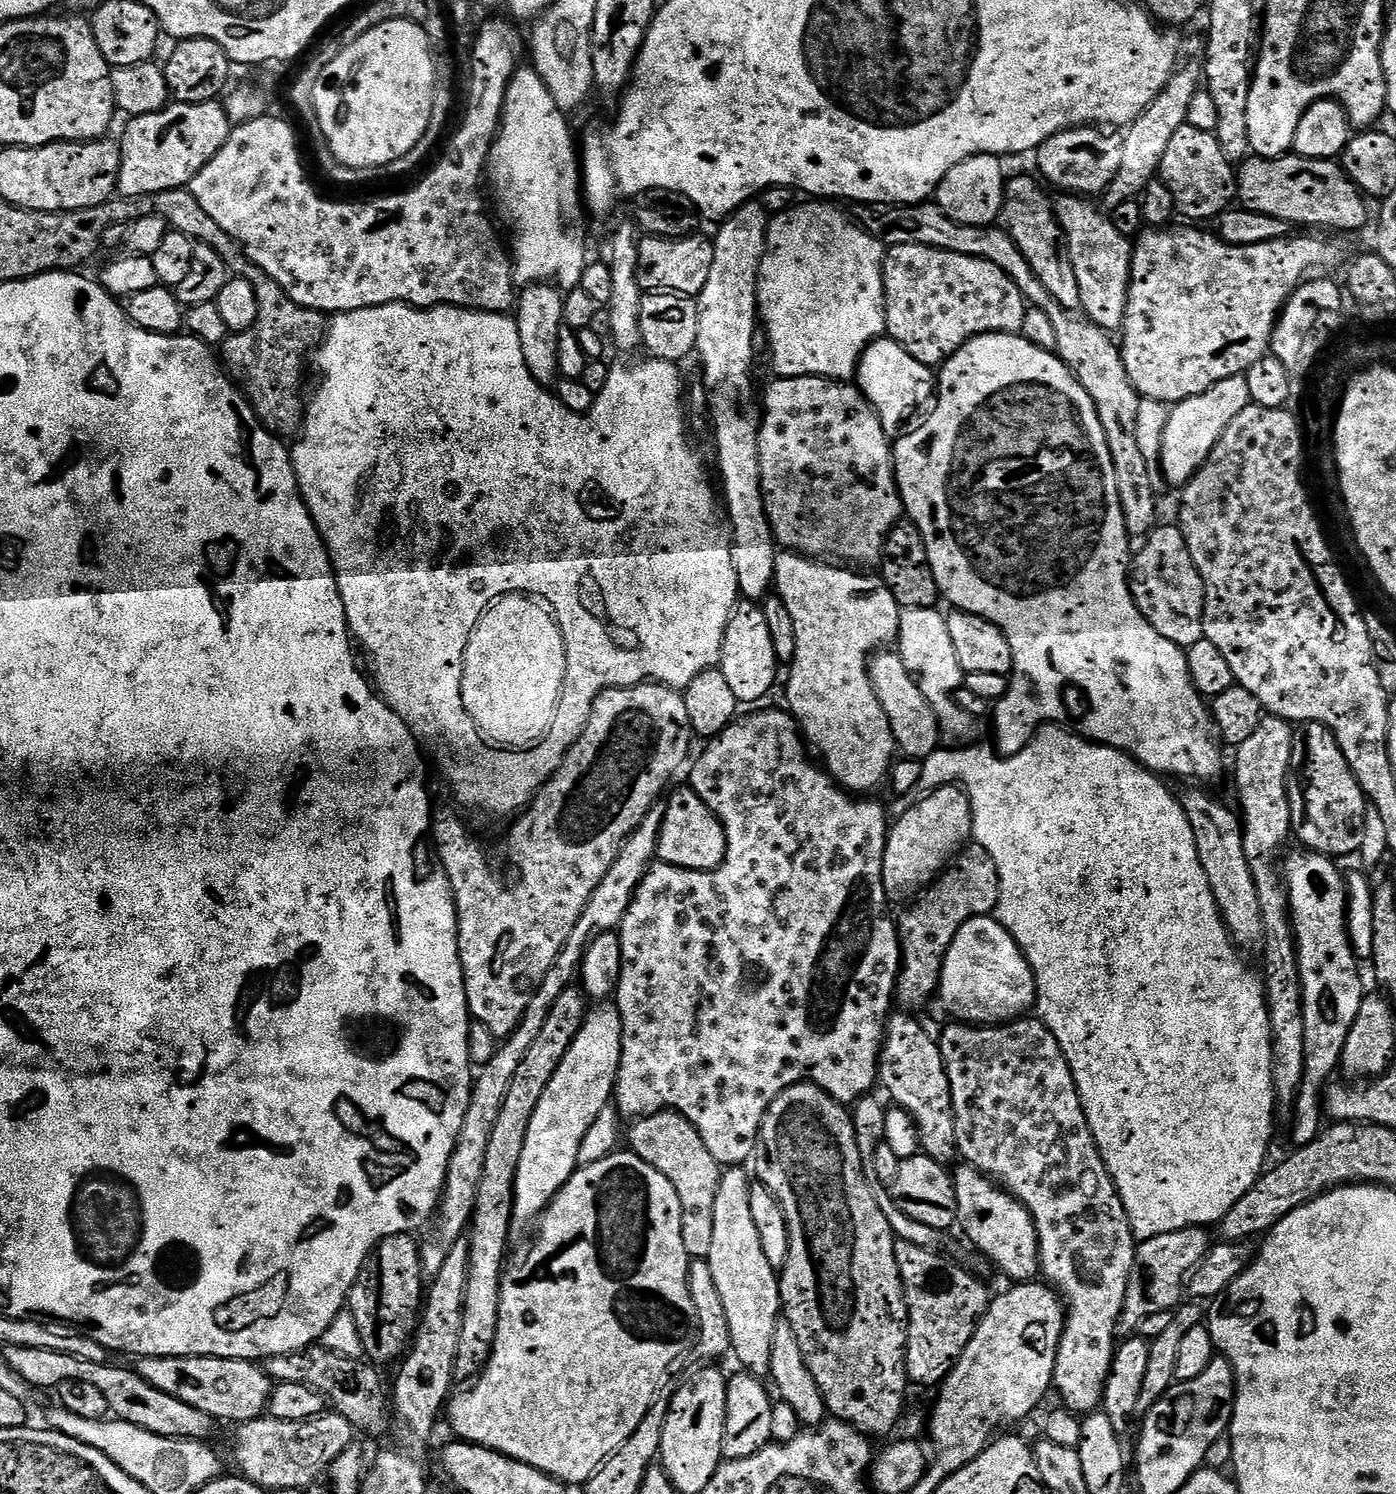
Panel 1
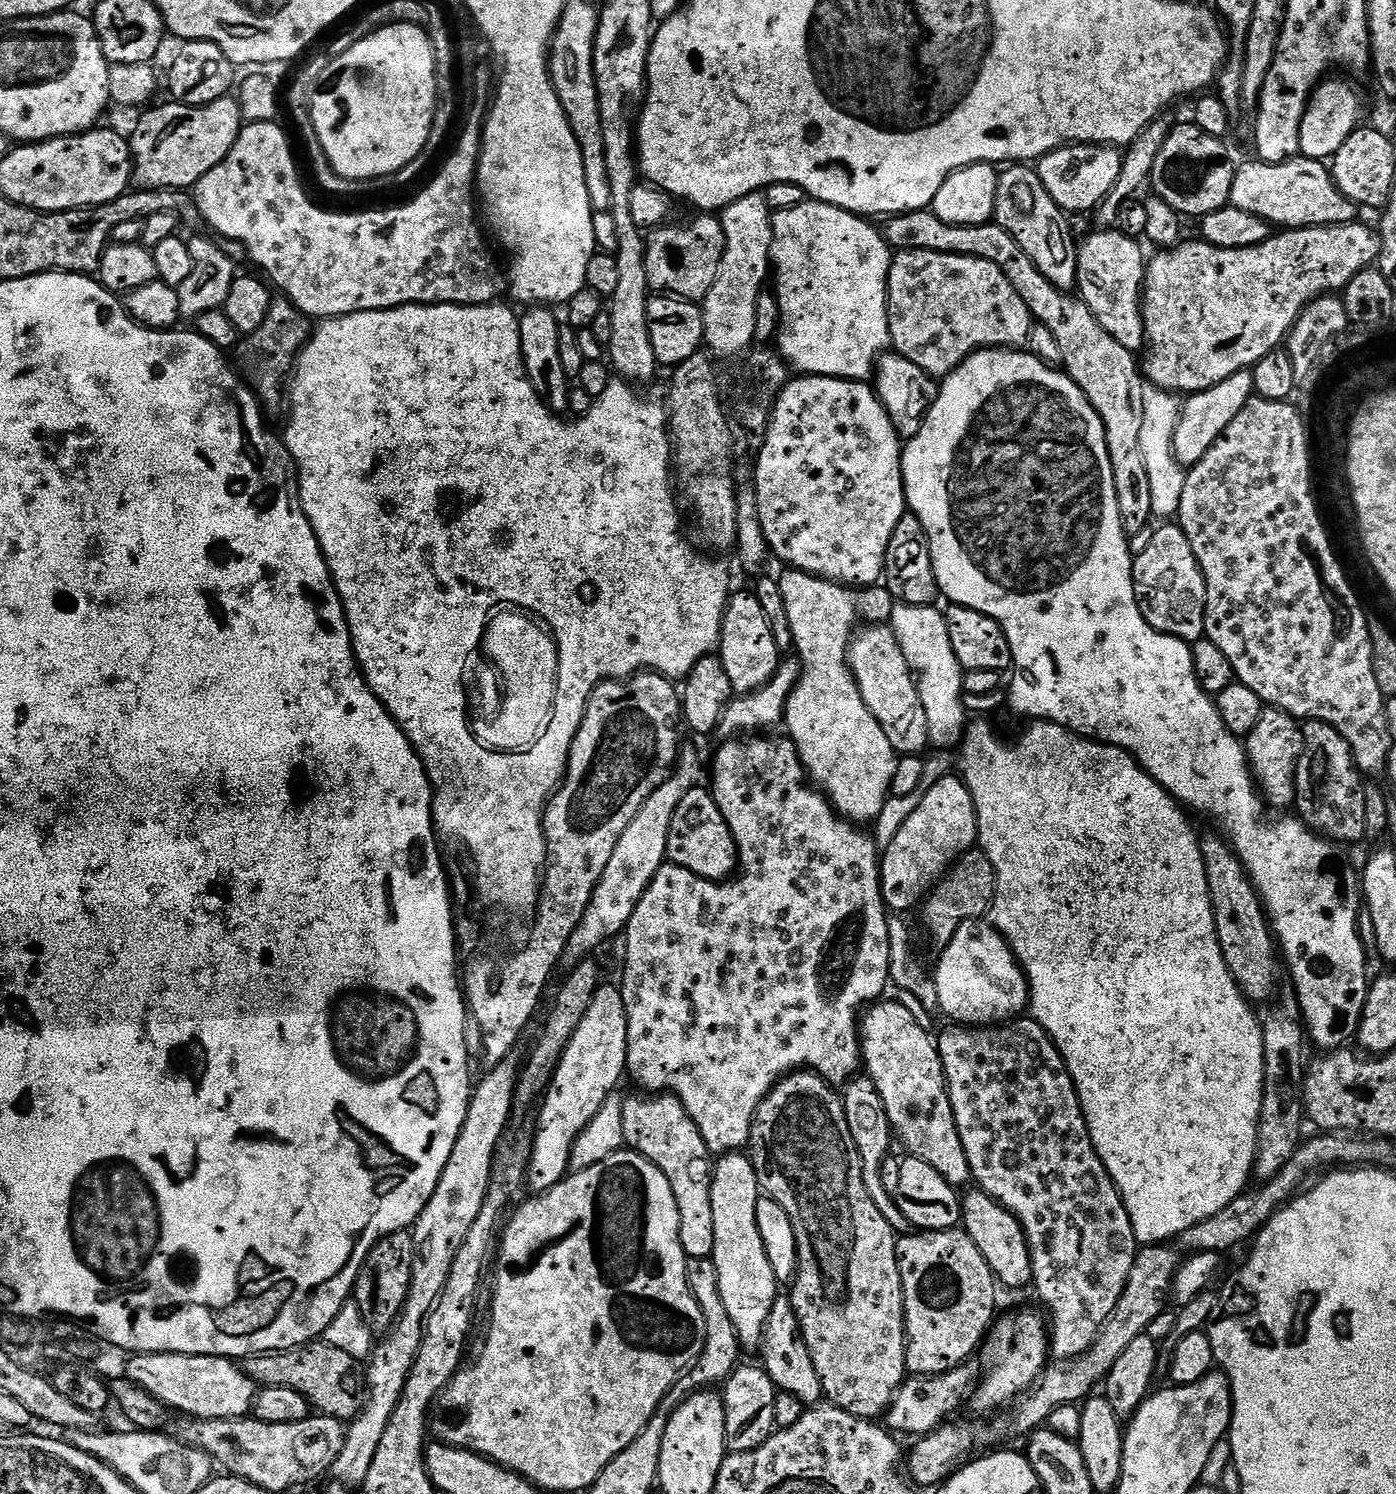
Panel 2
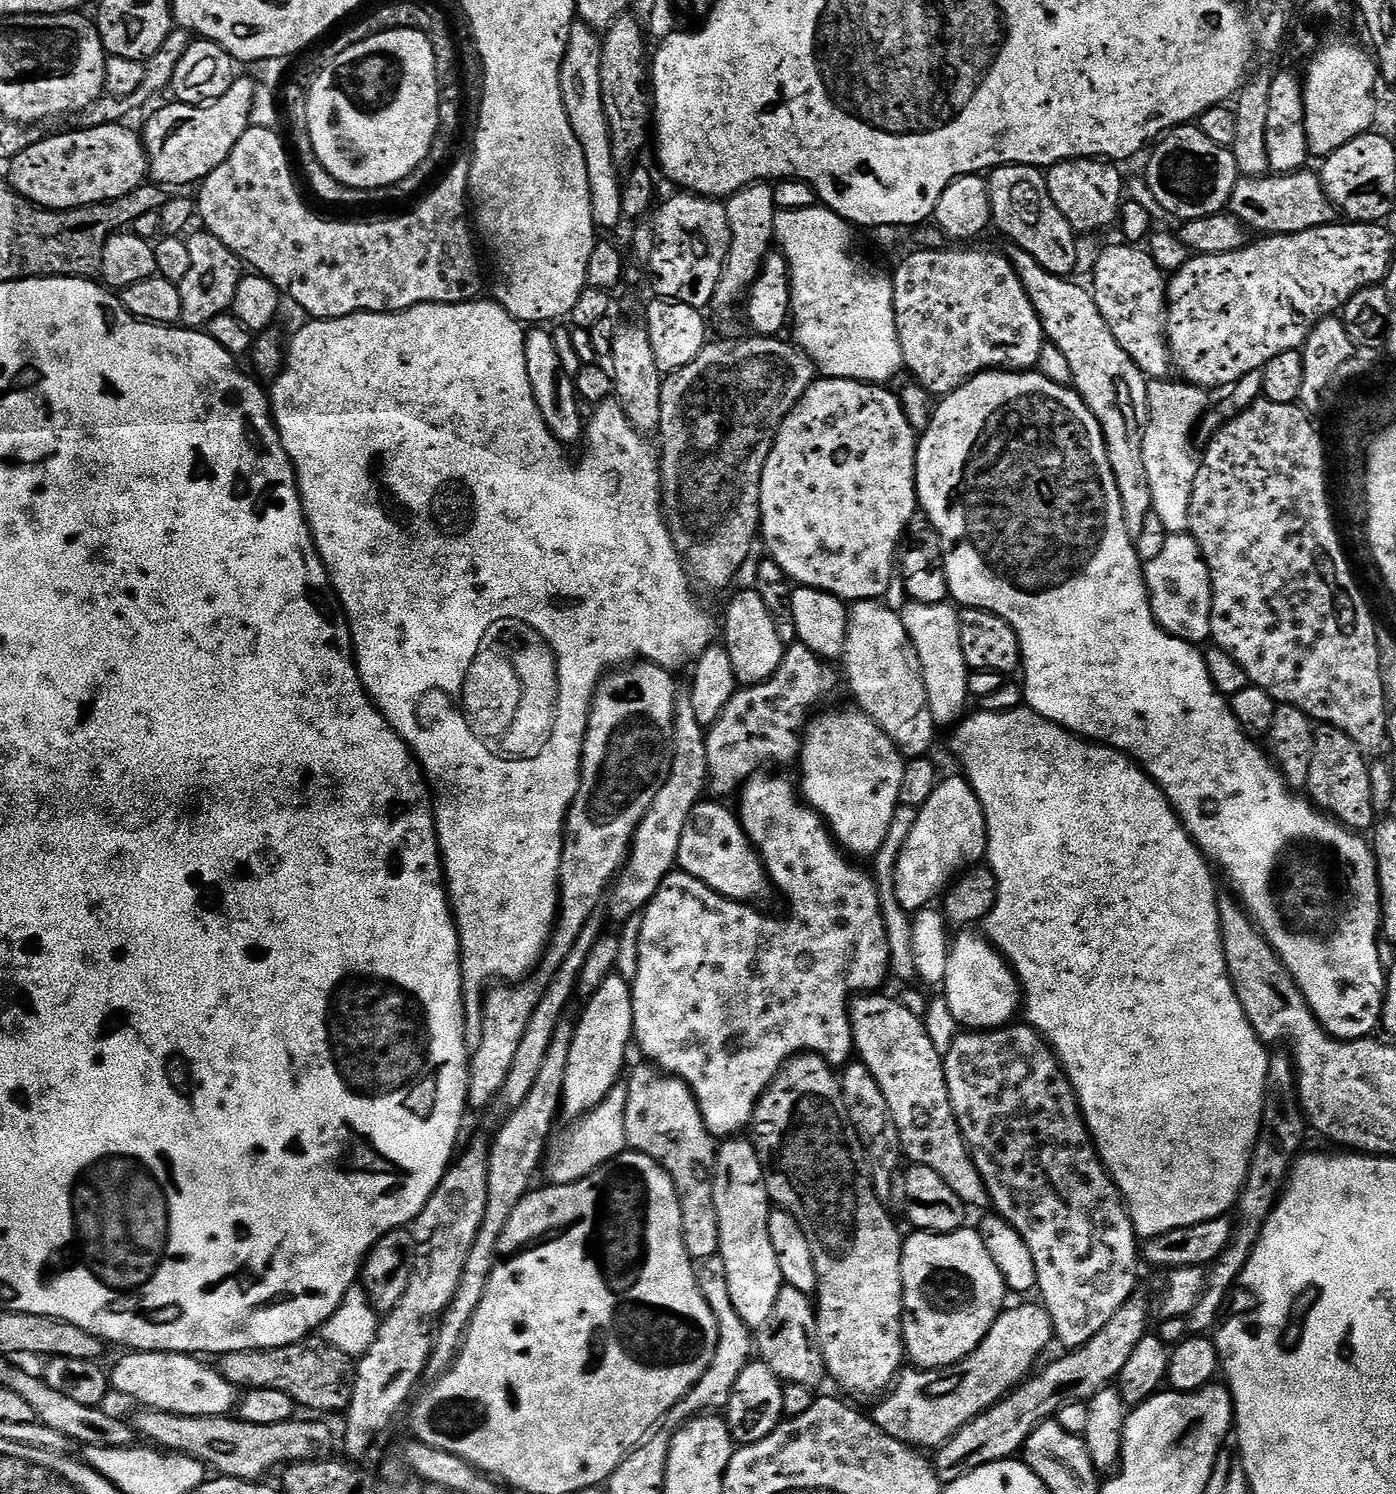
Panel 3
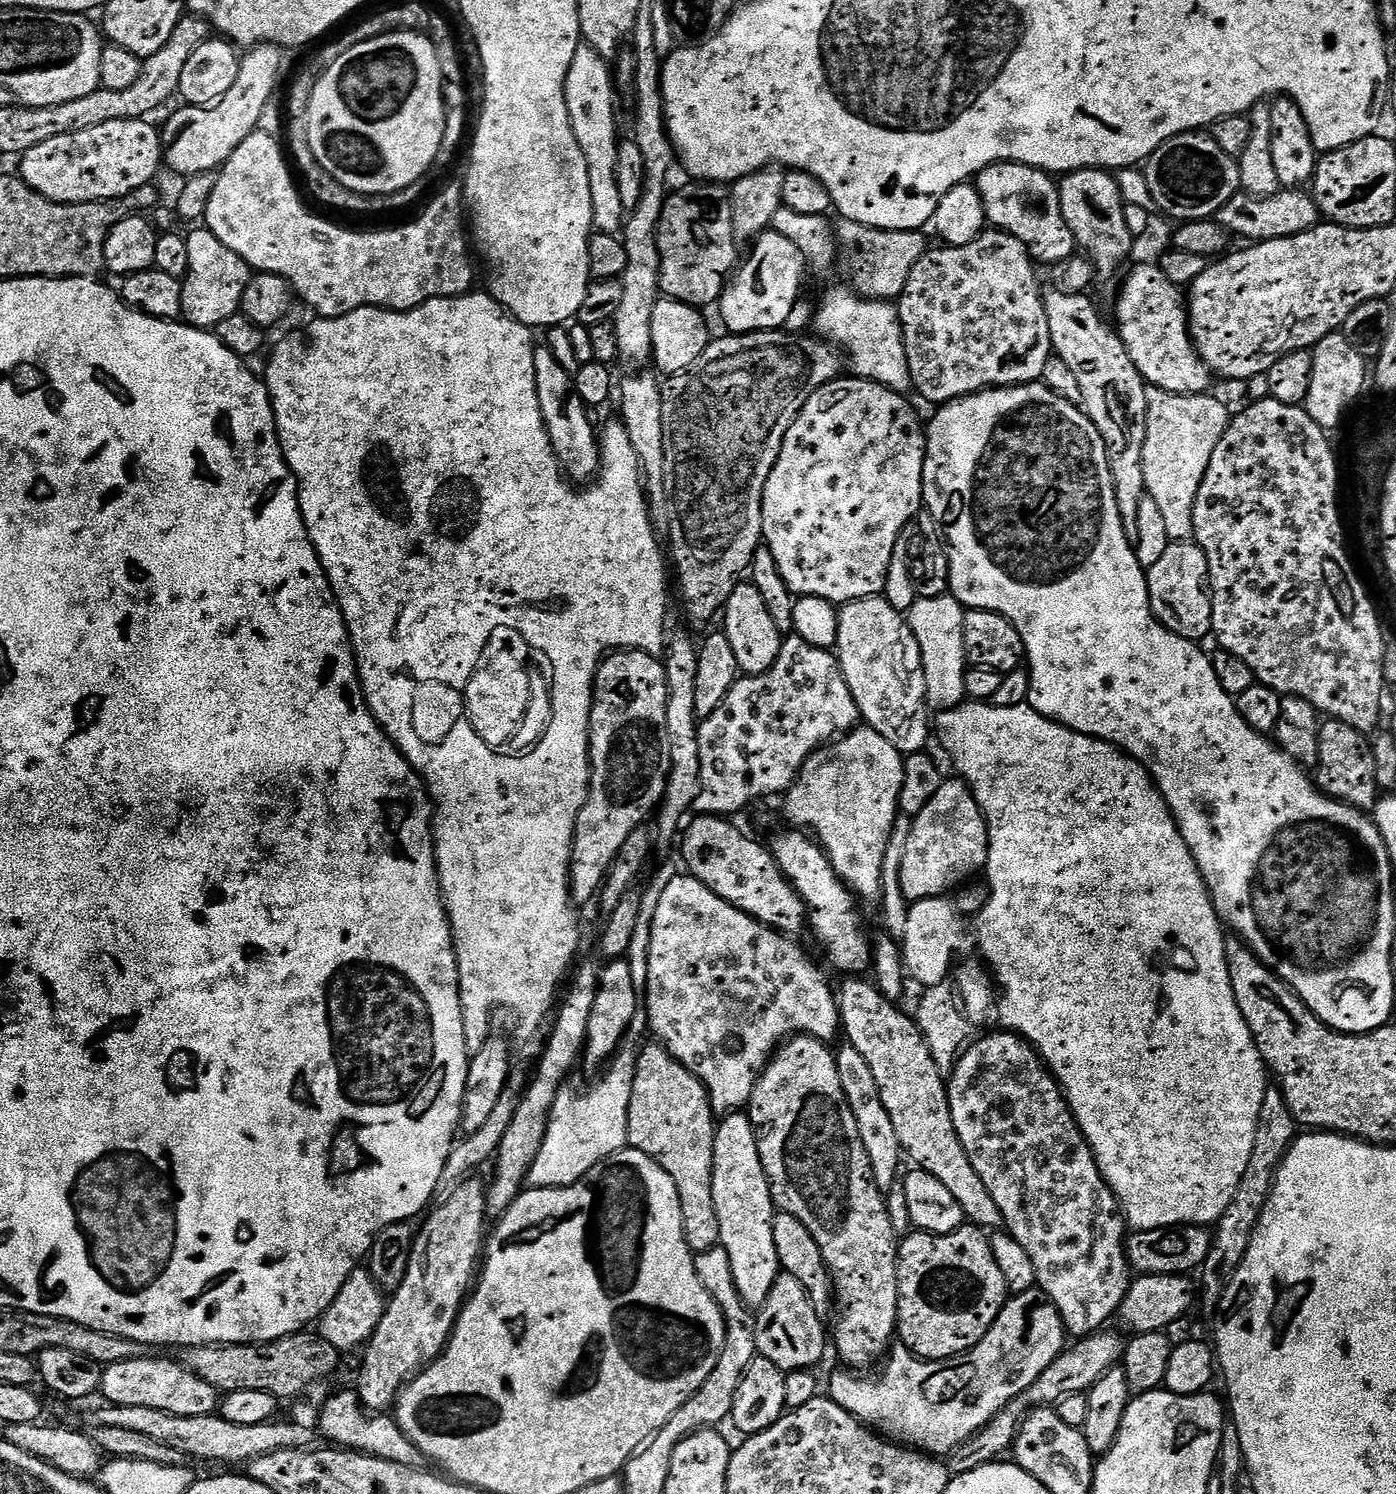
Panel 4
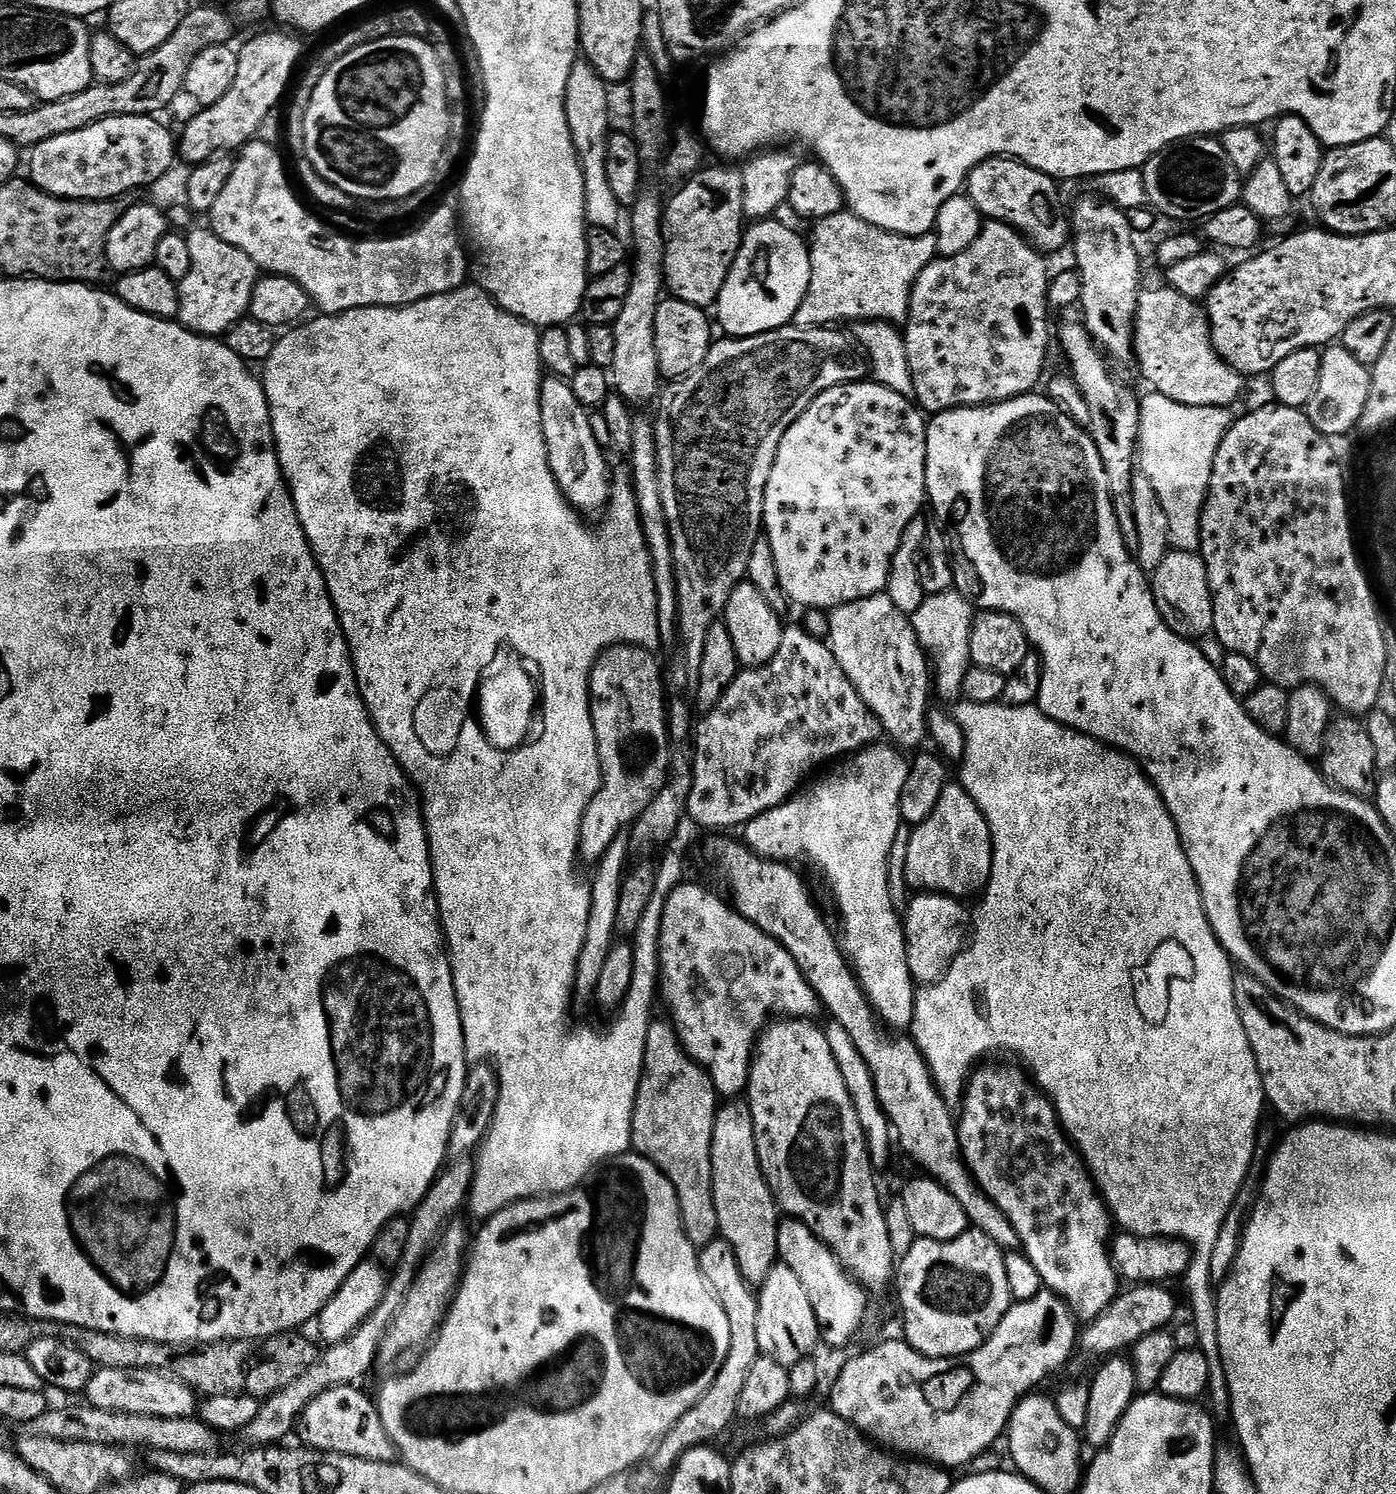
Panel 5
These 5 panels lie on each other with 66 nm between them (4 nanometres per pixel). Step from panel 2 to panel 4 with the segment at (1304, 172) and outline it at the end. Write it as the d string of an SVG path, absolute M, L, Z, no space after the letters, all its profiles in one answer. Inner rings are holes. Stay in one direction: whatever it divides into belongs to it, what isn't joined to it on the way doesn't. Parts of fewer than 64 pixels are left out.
M1243 190L1236 193L1234 198L1230 198L1230 202L1226 202L1226 206L1222 206L1222 210L1218 210L1214 220L1224 228L1224 230L1233 237L1245 236L1245 241L1259 242L1262 240L1277 240L1278 238L1286 238L1294 234L1302 234L1306 230L1316 227L1321 223L1322 217L1320 209L1316 207L1315 199L1307 191L1304 190L1281 190L1272 196L1251 196L1249 192Z

